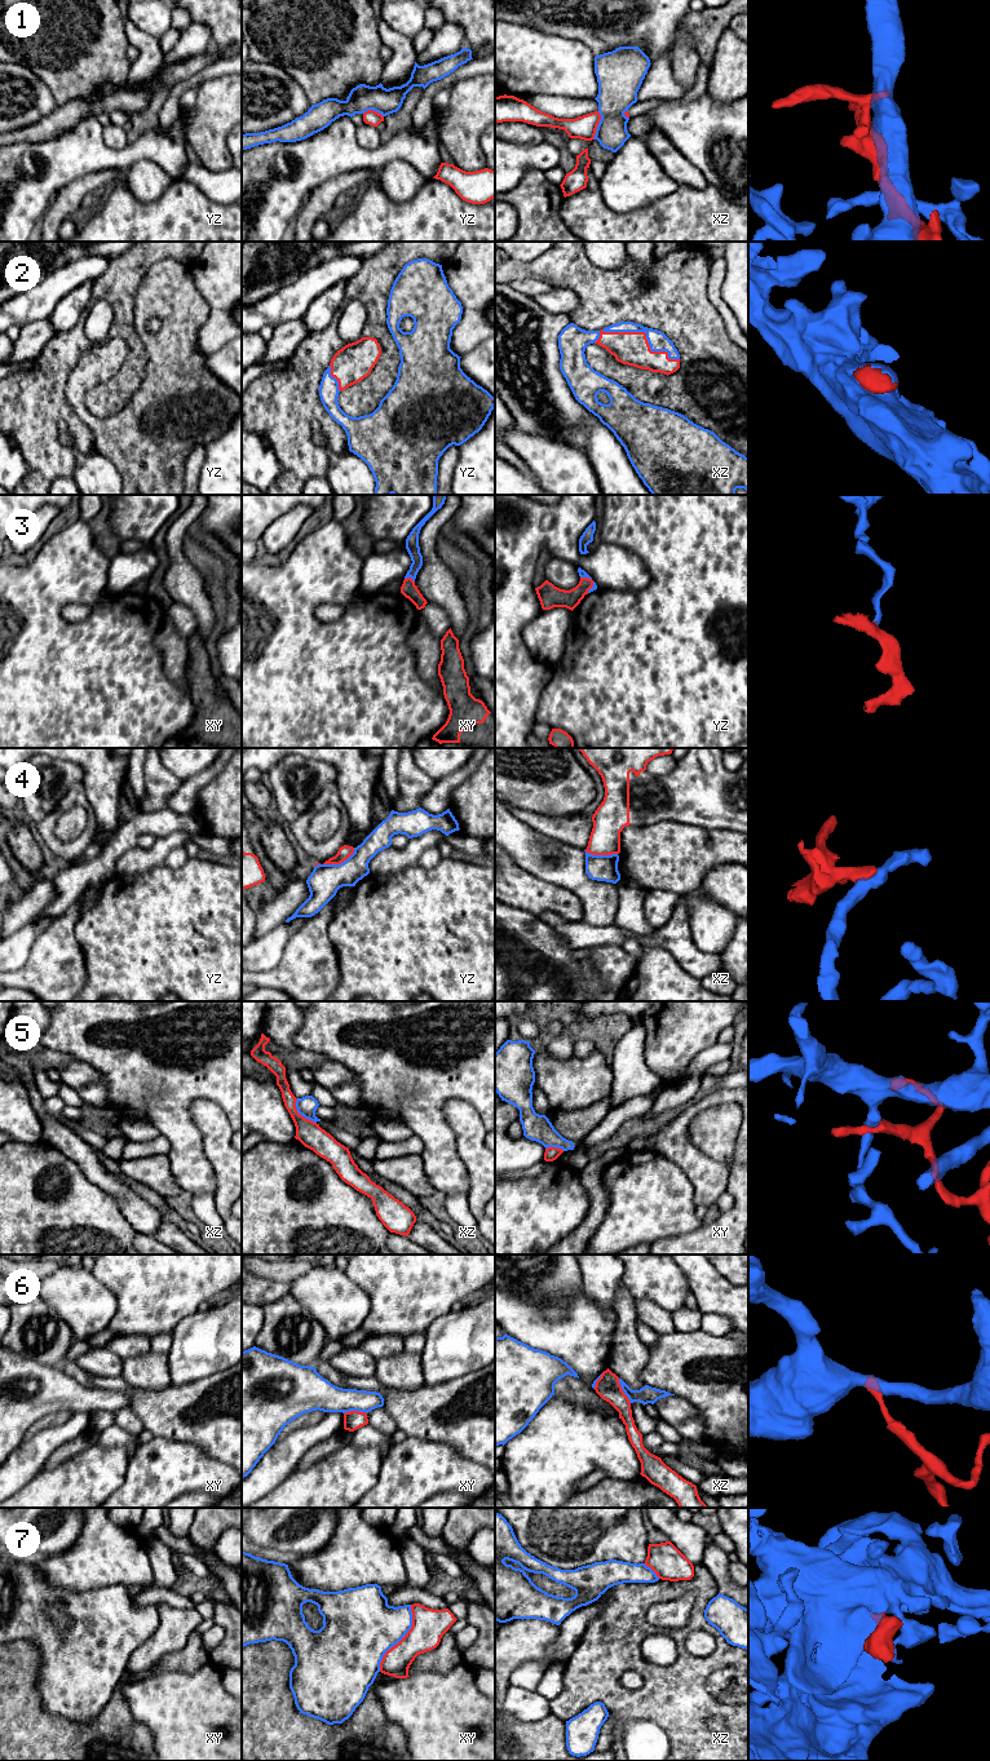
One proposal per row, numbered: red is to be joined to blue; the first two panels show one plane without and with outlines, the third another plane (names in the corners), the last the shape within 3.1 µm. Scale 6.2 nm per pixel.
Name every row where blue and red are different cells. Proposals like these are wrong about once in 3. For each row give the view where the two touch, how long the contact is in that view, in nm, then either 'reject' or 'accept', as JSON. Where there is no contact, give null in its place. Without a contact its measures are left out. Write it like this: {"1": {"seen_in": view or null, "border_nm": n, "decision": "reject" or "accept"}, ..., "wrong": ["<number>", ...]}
{"1": {"seen_in": "xz", "border_nm": 180, "decision": "reject"}, "2": {"seen_in": "xz", "border_nm": 550, "decision": "accept"}, "3": {"seen_in": "xy", "border_nm": 70, "decision": "accept"}, "4": {"seen_in": "yz", "border_nm": 220, "decision": "reject"}, "5": {"seen_in": "xz", "border_nm": 200, "decision": "reject"}, "6": {"seen_in": "xz", "border_nm": 170, "decision": "reject"}, "7": {"seen_in": "xy", "border_nm": 460, "decision": "accept"}, "wrong": ["1", "4", "5", "6"]}

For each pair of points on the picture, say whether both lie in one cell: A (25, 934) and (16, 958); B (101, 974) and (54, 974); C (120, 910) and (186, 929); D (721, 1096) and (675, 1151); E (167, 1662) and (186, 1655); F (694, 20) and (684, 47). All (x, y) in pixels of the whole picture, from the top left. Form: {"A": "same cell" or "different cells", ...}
{"A": "same cell", "B": "different cells", "C": "same cell", "D": "same cell", "E": "same cell", "F": "different cells"}

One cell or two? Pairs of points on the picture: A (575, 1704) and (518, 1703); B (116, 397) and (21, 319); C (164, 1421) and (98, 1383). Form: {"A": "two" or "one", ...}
{"A": "two", "B": "two", "C": "one"}

